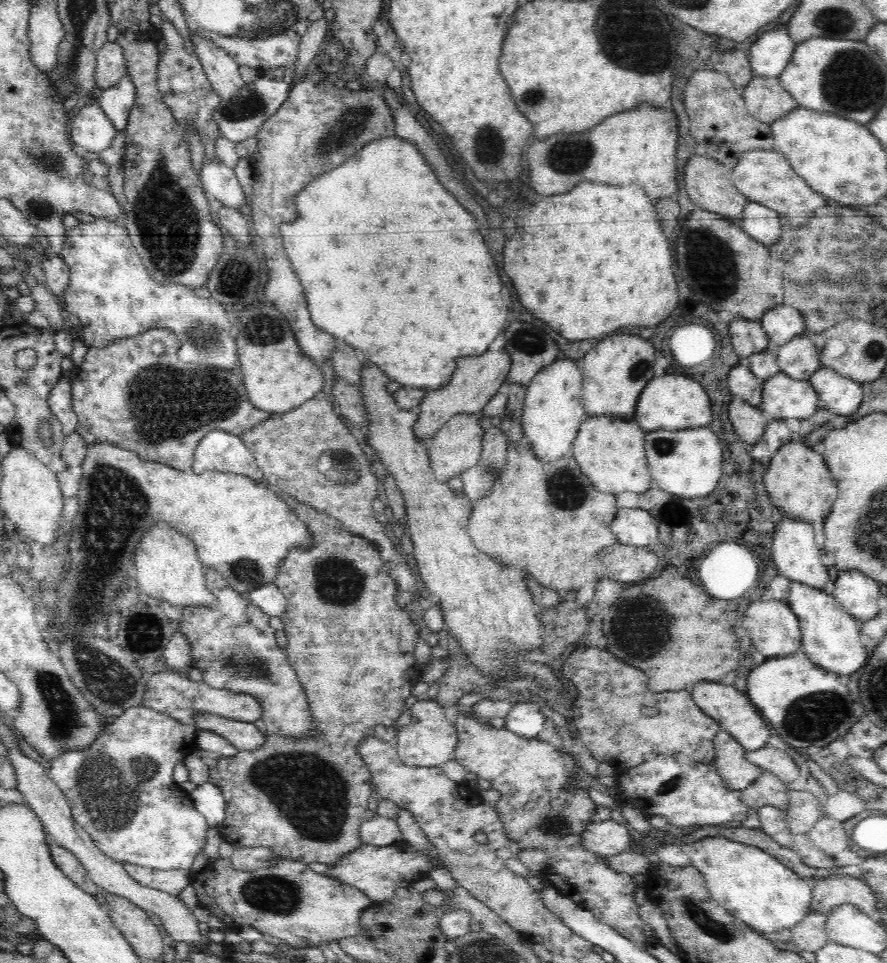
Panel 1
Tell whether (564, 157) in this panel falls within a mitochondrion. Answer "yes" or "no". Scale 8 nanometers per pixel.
yes

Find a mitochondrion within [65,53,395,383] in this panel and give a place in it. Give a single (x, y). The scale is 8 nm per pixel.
(165, 218)

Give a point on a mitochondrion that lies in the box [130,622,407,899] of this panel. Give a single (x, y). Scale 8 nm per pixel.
(313, 794)

